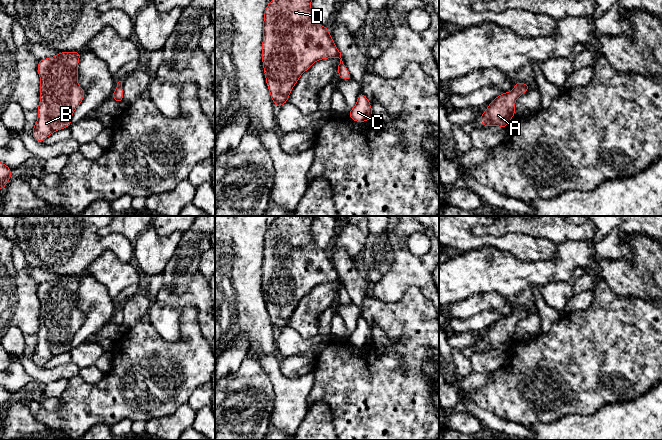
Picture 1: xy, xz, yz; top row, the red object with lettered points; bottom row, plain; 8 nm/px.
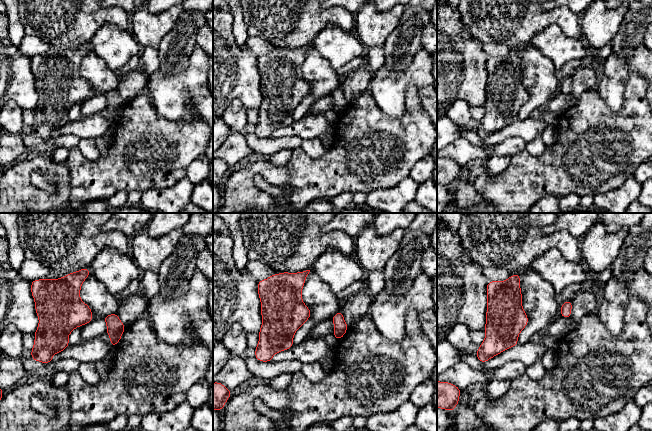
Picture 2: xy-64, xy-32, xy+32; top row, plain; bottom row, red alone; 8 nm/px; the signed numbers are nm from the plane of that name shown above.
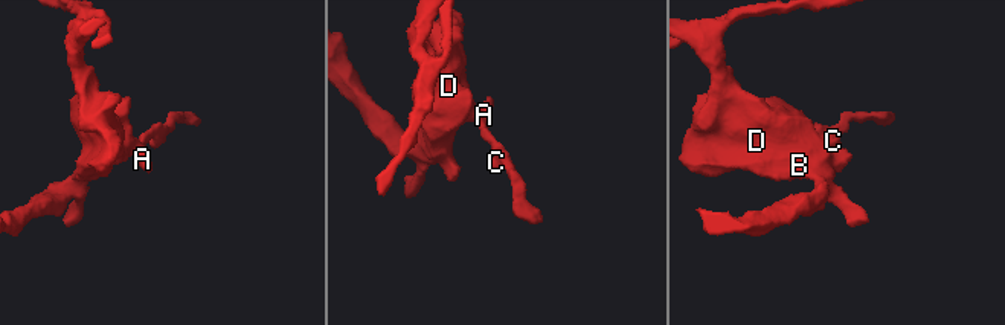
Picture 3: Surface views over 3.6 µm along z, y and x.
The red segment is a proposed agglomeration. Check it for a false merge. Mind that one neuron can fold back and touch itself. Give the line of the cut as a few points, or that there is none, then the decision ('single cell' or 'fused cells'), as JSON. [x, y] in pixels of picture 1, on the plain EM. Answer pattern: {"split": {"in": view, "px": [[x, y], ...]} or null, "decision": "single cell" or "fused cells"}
{"split": null, "decision": "single cell"}

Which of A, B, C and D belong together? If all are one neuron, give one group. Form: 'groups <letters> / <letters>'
groups A B C D

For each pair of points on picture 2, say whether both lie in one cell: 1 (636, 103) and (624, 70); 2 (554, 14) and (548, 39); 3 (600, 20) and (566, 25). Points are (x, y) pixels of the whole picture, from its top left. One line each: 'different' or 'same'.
1: different
2: different
3: different

